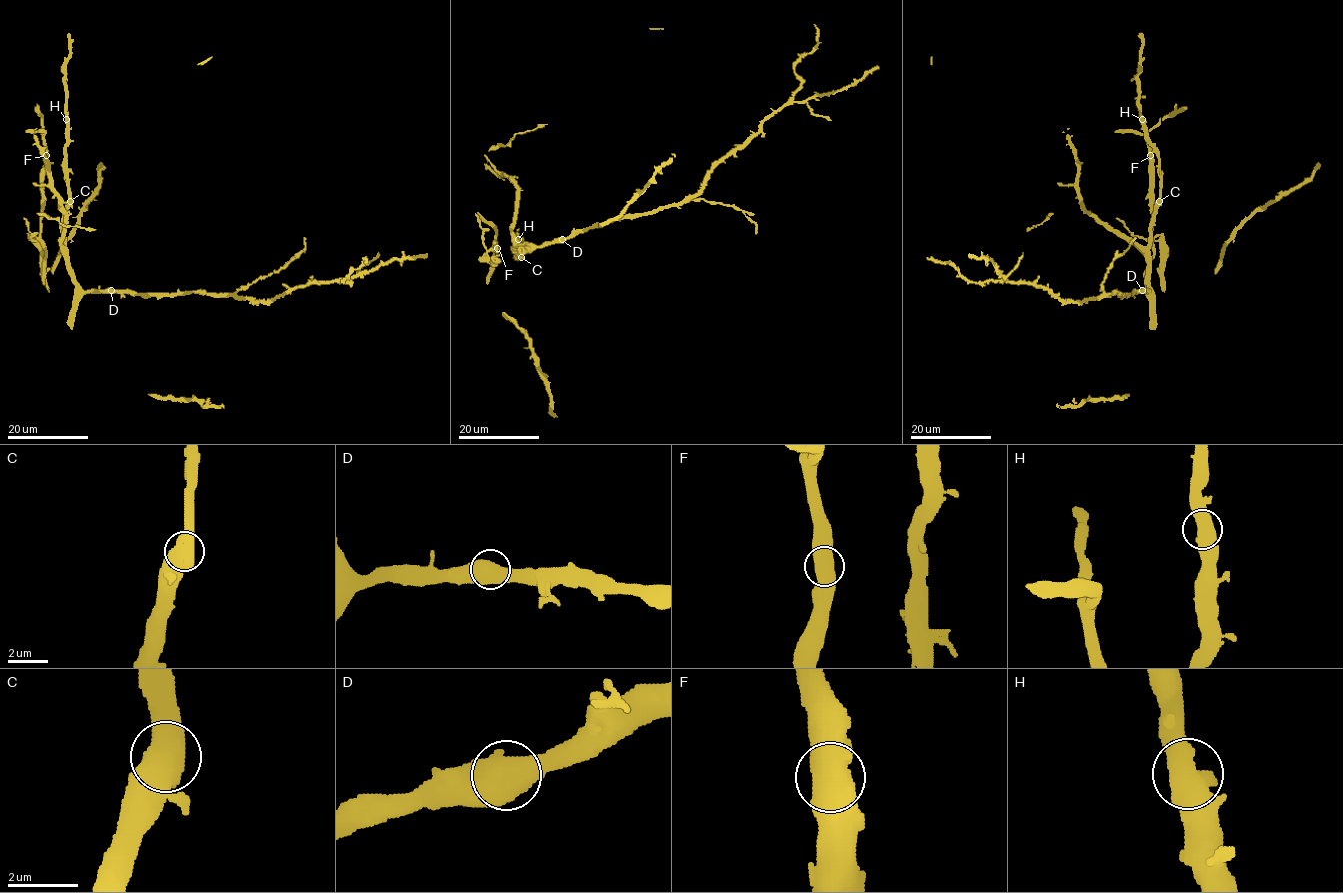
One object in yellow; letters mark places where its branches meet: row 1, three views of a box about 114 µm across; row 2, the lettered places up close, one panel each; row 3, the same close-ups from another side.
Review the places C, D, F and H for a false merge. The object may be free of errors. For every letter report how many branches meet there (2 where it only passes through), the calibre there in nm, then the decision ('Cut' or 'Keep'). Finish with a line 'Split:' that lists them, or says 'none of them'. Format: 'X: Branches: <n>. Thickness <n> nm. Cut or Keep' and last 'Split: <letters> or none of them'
C: Branches: 2. Thickness 800 nm. Keep
D: Branches: 2. Thickness 750 nm. Keep
F: Branches: 2. Thickness 650 nm. Keep
H: Branches: 2. Thickness 700 nm. Keep
Split: none of them

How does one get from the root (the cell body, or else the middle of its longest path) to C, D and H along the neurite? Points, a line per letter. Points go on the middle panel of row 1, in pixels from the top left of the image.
C: (519, 243), (513, 249), (522, 257)
D: (519, 243), (542, 248), (562, 239)
H: (519, 243), (513, 249), (520, 258), (518, 239)

